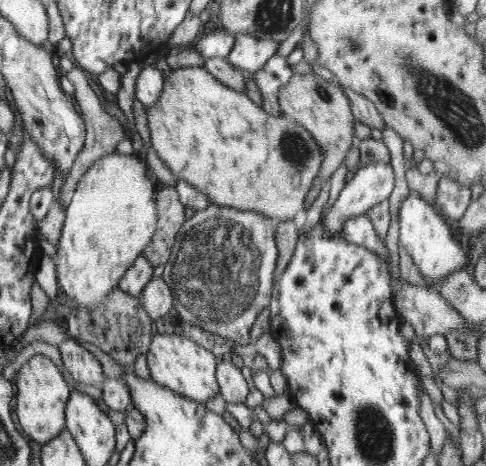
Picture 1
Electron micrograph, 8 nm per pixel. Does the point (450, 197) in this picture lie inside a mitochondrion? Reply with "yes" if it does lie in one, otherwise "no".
no

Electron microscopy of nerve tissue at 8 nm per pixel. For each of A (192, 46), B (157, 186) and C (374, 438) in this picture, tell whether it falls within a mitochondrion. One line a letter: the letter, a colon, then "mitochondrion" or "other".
A: other
B: other
C: mitochondrion

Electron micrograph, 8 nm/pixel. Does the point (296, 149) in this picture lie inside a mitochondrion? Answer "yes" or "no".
yes

